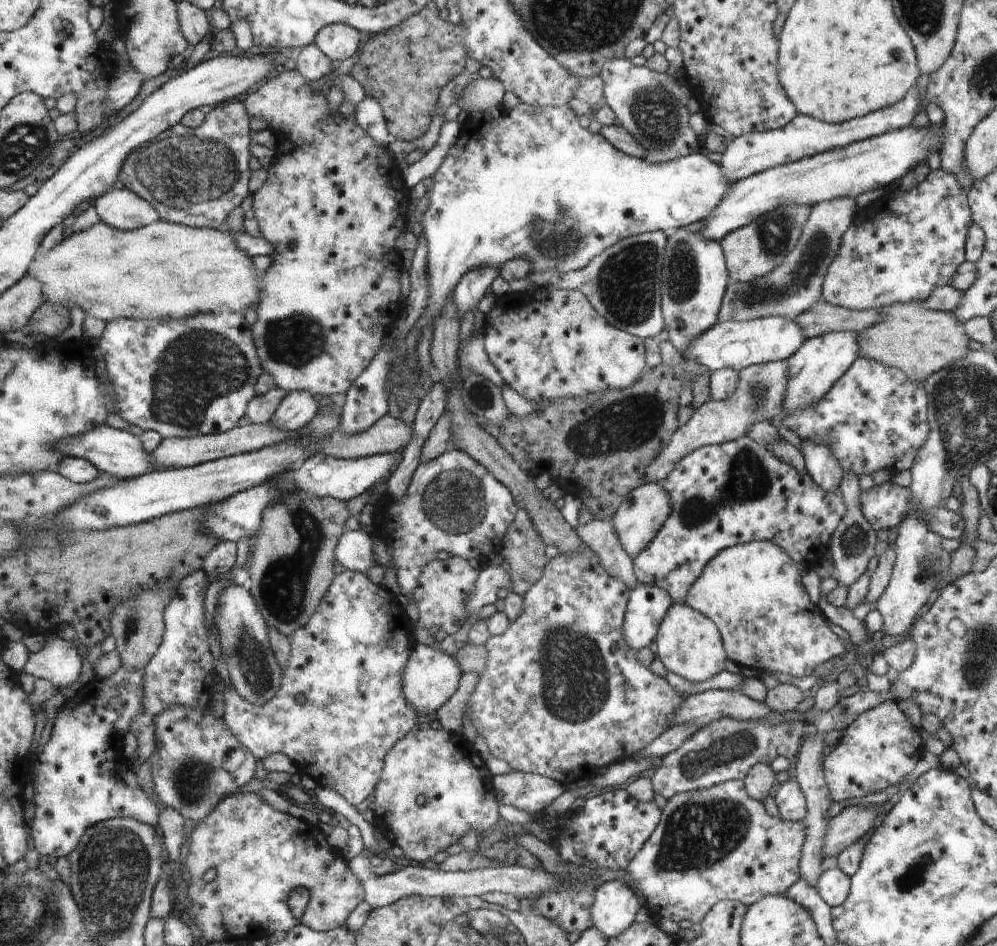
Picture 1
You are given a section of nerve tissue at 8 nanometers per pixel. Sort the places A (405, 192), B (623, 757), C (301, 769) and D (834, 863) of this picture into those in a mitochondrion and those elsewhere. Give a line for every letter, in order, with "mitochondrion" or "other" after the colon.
A: other
B: other
C: other
D: other

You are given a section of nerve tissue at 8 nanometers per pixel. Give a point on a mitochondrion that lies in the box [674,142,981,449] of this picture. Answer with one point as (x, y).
(808, 260)

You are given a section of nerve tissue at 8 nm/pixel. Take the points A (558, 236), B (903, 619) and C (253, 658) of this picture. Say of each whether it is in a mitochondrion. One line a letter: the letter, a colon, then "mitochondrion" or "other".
A: mitochondrion
B: other
C: mitochondrion

